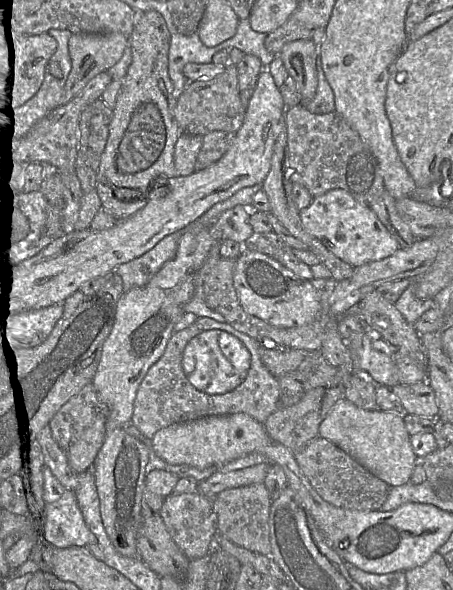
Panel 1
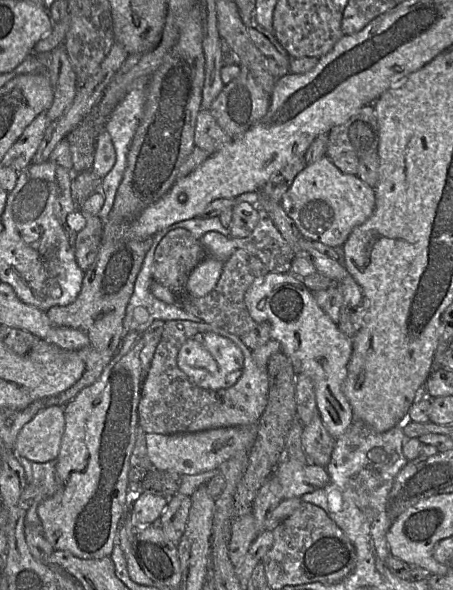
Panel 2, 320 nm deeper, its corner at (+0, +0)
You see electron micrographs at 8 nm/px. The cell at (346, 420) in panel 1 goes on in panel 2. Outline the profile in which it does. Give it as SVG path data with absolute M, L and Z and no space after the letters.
M269 271L247 289L244 301L256 323L270 324L270 337L281 344L282 351L289 358L295 373L304 374L312 380L318 412L328 433L335 439L344 435L355 420L351 405L342 391L342 384L347 376L347 365L352 355L352 339L342 333L338 324L319 307L303 279L292 273Z

